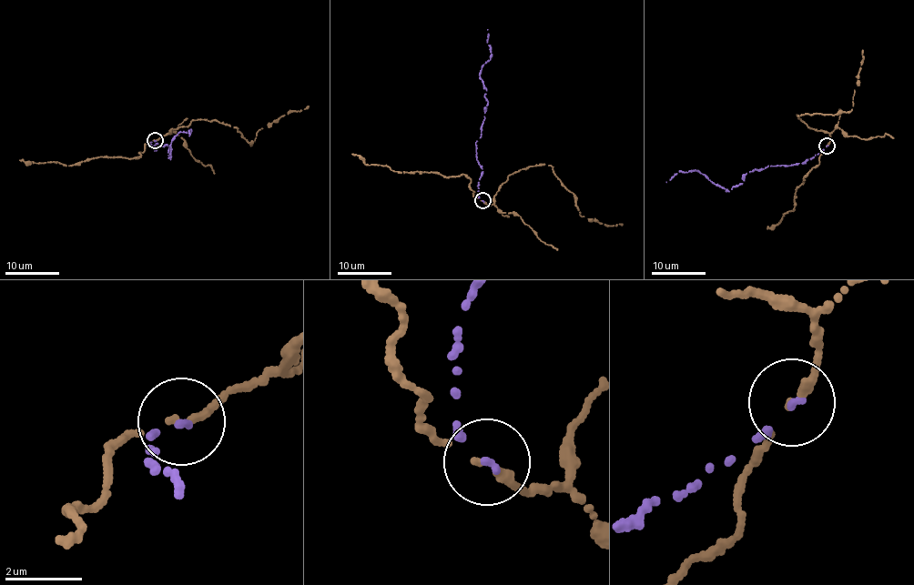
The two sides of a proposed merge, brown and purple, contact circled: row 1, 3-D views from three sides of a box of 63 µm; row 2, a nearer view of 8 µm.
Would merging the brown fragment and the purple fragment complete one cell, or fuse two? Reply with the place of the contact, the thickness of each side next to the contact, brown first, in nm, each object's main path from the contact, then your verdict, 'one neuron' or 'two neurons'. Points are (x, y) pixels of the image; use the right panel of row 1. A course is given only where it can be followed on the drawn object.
(827, 146) | 150/140 nm | brown via (827, 146), (831, 137), (827, 132), (807, 127), (797, 115), (836, 115), (851, 110), (864, 57), (862, 49) | purple via (827, 146), (802, 163), (756, 169), (729, 191), (699, 171), (676, 173), (666, 182) | two neurons

